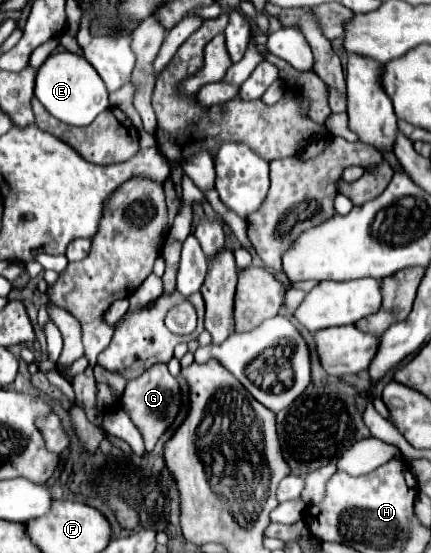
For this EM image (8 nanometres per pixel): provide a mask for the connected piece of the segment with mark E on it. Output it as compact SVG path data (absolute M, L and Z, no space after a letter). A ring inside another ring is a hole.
M57 51L47 57L47 61L37 71L35 81L35 97L41 105L59 121L75 127L89 125L101 111L109 109L109 93L85 57L79 57L71 51Z

